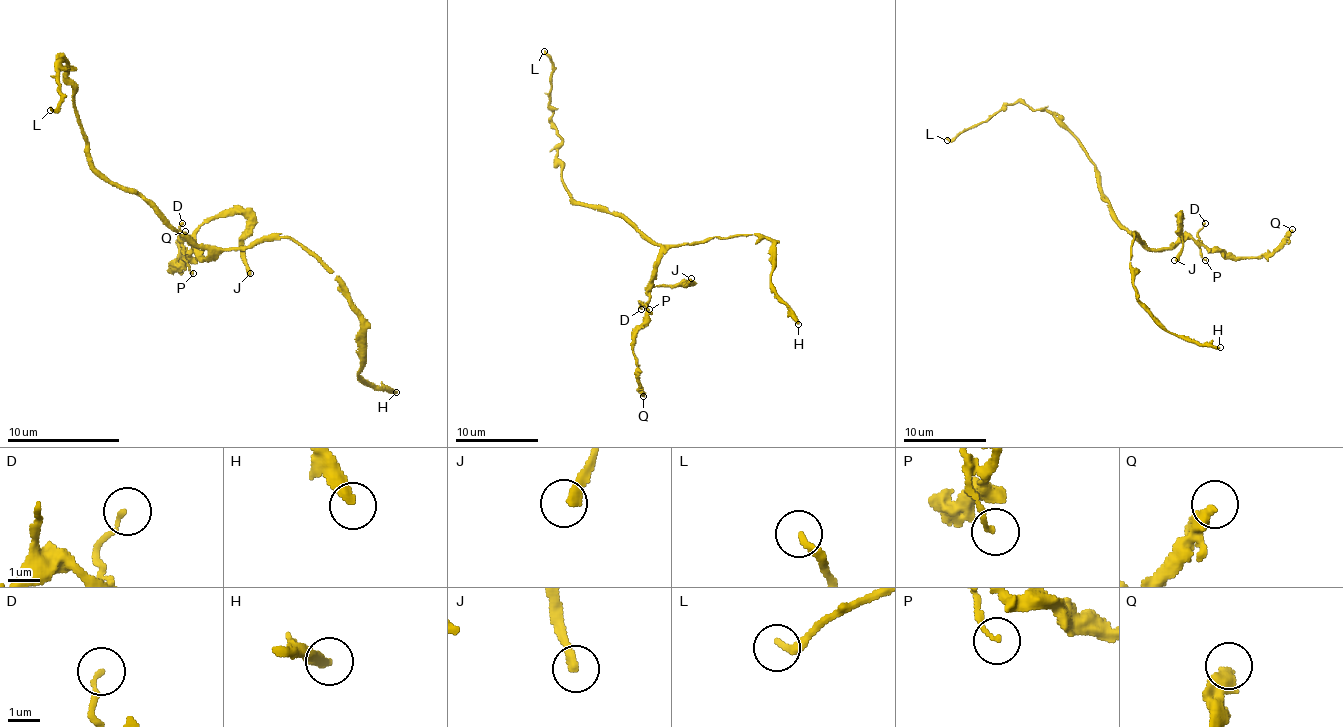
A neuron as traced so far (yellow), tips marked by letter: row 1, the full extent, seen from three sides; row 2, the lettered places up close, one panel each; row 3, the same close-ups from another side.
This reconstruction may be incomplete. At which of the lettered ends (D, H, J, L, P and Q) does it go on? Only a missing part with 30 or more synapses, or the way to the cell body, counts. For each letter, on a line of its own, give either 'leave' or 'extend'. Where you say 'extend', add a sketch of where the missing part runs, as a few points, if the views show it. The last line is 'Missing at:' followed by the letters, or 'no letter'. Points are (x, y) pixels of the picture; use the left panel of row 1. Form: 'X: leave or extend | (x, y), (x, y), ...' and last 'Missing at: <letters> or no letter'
D: leave
H: leave
J: leave
L: leave
P: leave
Q: leave
Missing at: no letter

